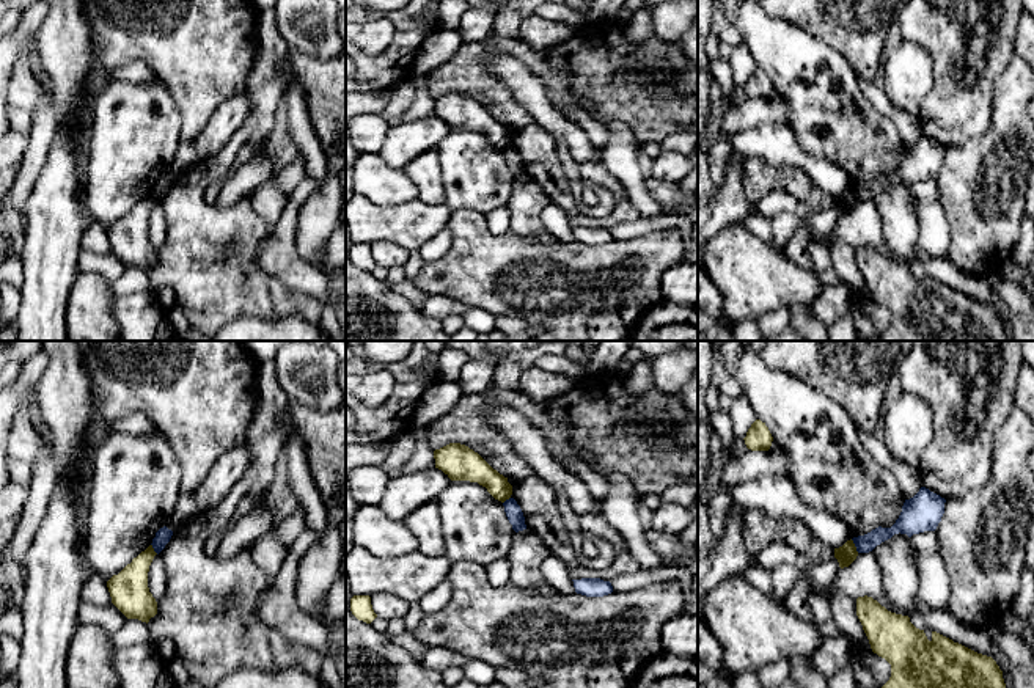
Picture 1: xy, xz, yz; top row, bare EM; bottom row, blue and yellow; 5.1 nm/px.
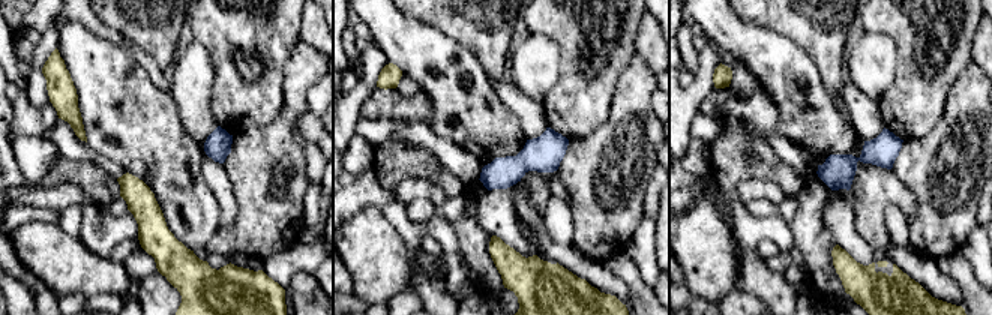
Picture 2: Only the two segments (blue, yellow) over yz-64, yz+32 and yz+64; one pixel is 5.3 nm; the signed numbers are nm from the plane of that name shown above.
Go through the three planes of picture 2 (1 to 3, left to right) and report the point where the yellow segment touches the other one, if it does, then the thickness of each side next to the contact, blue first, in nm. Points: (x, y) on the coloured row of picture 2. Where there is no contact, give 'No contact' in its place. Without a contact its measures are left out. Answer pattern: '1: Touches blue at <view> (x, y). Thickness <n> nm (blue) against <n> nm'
1: No contact
2: No contact
3: No contact

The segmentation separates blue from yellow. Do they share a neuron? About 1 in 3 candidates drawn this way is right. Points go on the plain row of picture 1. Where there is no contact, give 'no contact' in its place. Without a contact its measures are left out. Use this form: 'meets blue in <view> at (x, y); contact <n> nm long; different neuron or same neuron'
meets blue in yz at (855, 193); contact 80 nm long; different neuron

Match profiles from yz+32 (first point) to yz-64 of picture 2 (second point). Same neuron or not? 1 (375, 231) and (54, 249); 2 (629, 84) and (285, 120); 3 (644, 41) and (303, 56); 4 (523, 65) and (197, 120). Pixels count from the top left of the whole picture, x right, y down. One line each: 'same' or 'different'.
1: same
2: same
3: different
4: same

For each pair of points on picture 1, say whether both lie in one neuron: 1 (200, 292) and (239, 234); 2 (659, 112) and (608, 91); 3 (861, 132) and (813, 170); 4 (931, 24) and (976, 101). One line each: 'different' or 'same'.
1: same
2: same
3: different
4: same

